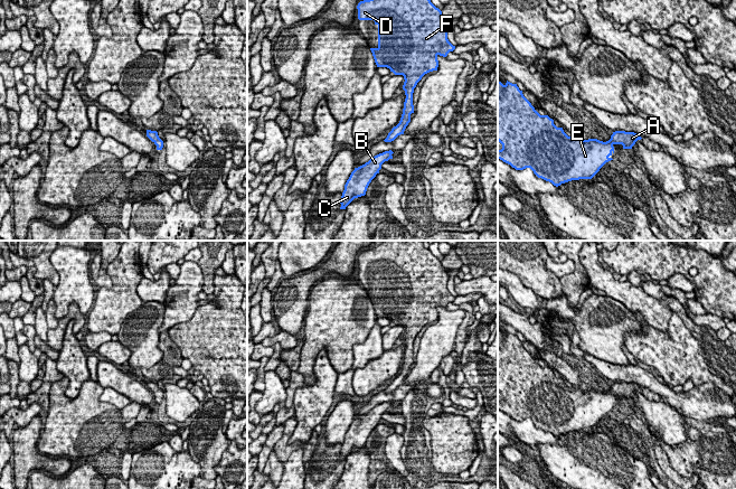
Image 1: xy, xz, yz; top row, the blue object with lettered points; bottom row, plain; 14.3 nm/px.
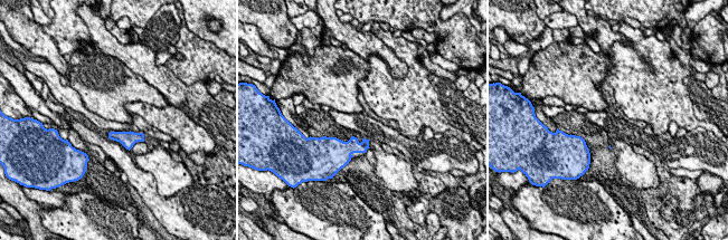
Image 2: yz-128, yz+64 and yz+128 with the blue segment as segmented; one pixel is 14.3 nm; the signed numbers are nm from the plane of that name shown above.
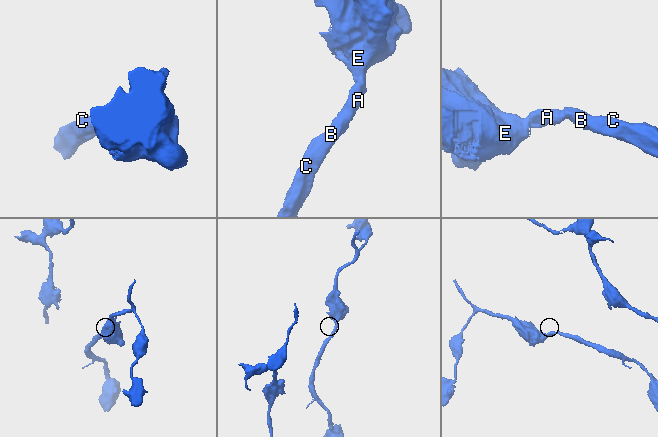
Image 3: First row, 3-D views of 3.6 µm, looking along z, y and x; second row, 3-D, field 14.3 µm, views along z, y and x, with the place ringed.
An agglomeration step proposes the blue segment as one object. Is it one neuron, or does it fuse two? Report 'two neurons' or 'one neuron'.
one neuron

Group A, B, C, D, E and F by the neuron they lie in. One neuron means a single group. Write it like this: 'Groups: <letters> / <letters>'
Groups: A B C D E F

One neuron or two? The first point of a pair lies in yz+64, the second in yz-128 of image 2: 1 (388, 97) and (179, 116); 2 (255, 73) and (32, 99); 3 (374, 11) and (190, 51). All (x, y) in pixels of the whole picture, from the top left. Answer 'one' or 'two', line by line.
1: one
2: one
3: one

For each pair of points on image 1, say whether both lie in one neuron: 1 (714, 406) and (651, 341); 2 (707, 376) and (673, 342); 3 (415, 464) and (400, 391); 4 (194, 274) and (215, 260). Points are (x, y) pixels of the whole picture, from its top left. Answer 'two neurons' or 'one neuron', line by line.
1: two neurons
2: one neuron
3: two neurons
4: two neurons

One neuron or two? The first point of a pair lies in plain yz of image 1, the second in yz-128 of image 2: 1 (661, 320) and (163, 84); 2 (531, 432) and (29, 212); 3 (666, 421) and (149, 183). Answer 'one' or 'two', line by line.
1: one
2: two
3: two

